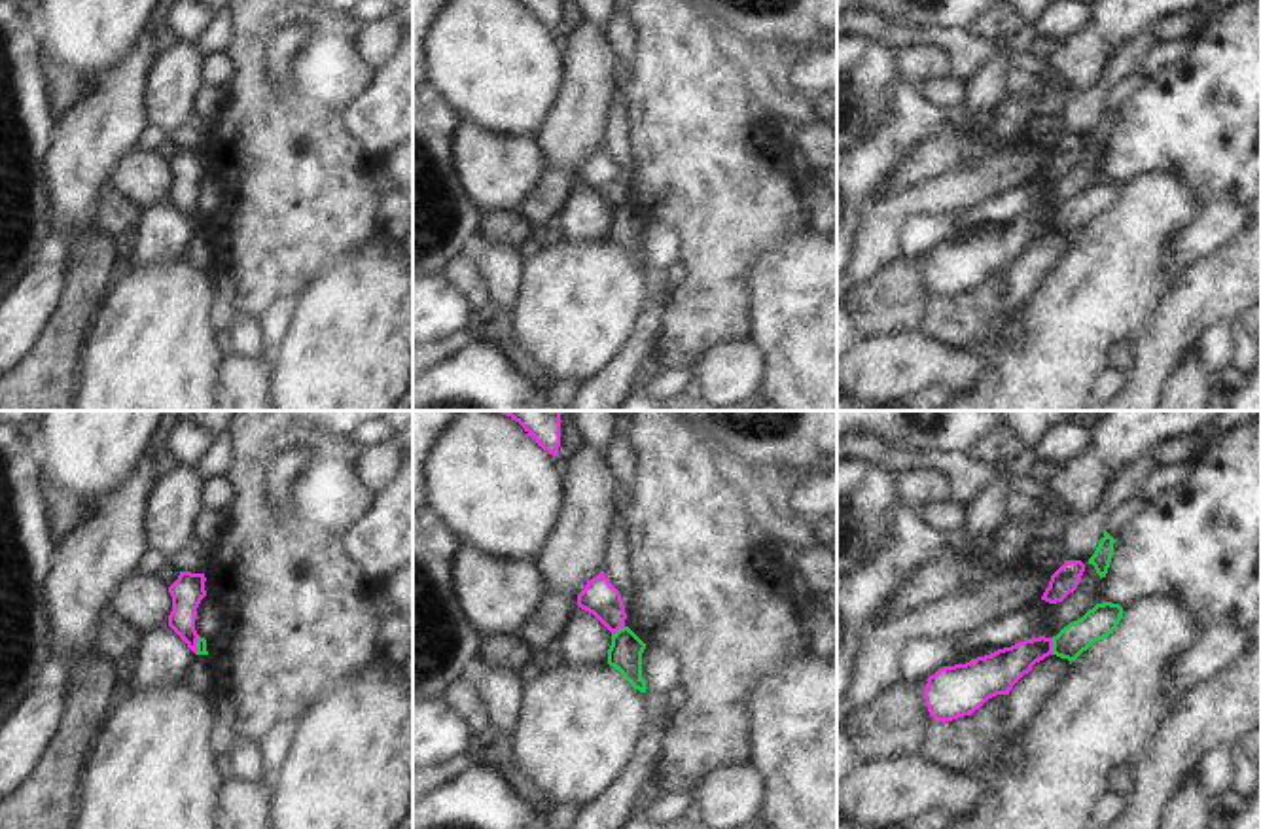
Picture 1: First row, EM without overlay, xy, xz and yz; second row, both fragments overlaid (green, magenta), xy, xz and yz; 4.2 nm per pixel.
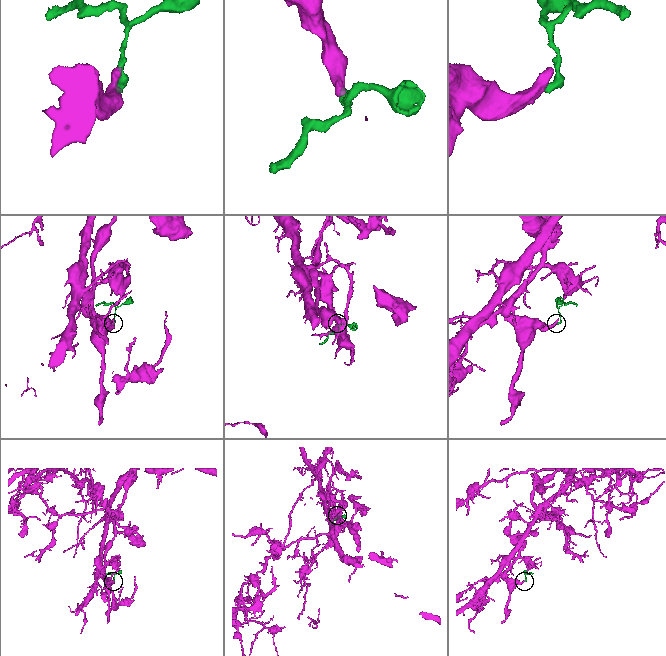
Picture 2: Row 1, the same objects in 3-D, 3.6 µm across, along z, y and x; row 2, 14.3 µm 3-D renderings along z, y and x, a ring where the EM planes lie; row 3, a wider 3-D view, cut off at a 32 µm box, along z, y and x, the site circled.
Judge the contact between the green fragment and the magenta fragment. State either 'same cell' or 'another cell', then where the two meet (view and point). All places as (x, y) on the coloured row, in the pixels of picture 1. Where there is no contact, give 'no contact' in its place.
another cell; meets green in yz at (1053, 646)

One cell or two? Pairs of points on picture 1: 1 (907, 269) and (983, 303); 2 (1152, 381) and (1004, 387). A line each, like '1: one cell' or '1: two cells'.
1: one cell
2: two cells

